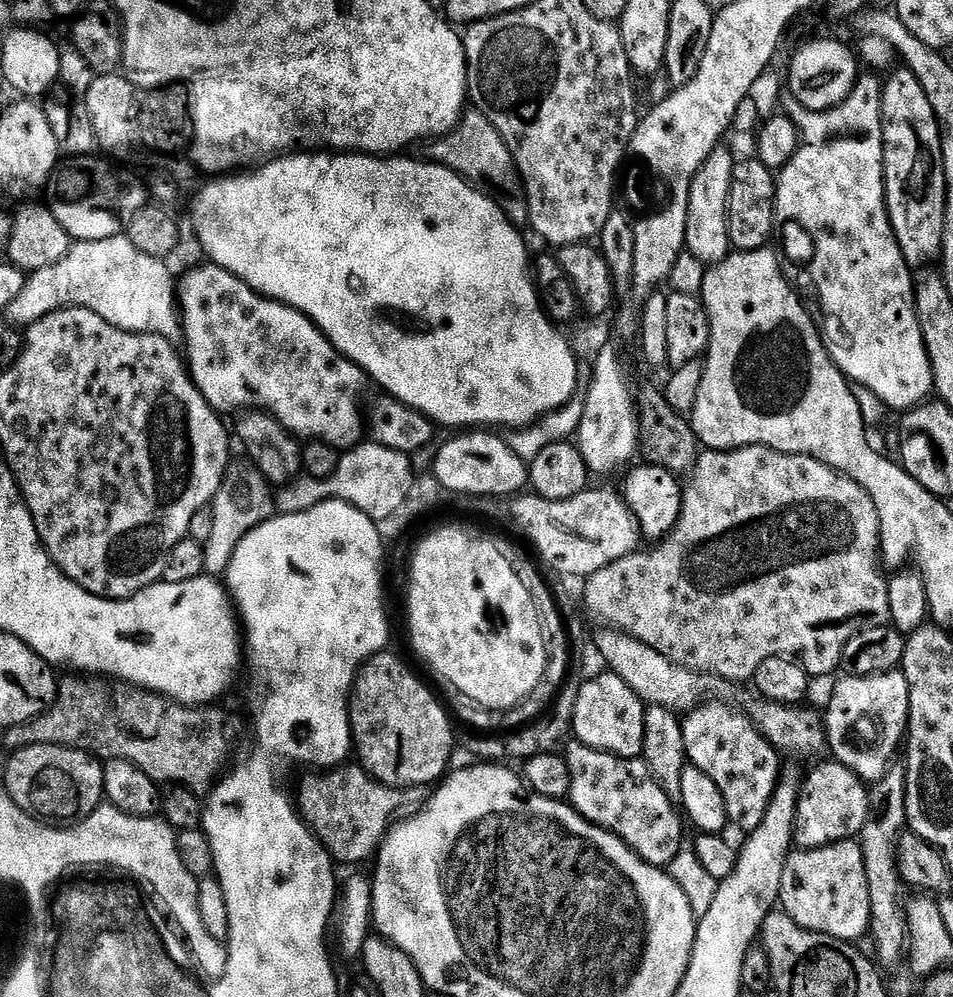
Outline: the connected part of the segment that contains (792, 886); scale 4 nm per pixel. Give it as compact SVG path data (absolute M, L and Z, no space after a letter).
M855 839L844 840L841 844L827 844L824 848L809 848L807 850L793 851L788 857L788 869L784 871L784 881L782 882L782 890L780 891L780 904L783 911L790 917L793 925L797 928L805 928L807 932L818 932L822 936L833 936L836 940L847 940L849 942L859 941L859 936L864 936L868 932L868 928L873 927L872 923L872 891L868 885L868 861L866 859L865 849L860 849L856 845Z

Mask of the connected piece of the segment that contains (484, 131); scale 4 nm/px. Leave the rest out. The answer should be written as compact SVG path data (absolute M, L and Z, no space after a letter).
M469 111L453 132L449 132L447 136L433 139L427 148L429 154L432 155L429 157L435 163L448 168L451 172L458 173L469 184L479 188L485 196L490 197L507 214L513 224L524 226L531 221L528 195L524 192L524 181L520 179L516 160L506 146L502 134L492 125L491 120L483 111Z

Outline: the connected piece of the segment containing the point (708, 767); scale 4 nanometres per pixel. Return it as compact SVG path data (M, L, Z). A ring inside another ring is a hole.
M701 703L683 717L682 723L684 751L691 767L702 770L716 783L718 790L722 790L729 821L741 824L745 833L750 834L766 818L776 794L782 775L781 753L763 731L752 725L750 717L728 704Z

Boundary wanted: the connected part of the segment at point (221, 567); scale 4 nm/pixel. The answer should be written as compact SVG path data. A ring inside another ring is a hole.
M233 467L229 471L224 485L220 487L220 493L211 505L212 533L204 544L206 552L206 568L209 573L222 574L232 563L236 555L237 545L253 528L259 527L265 520L273 515L272 492L267 480L256 471L255 467ZM272 491L272 492L271 492ZM220 572L220 573L216 573Z

